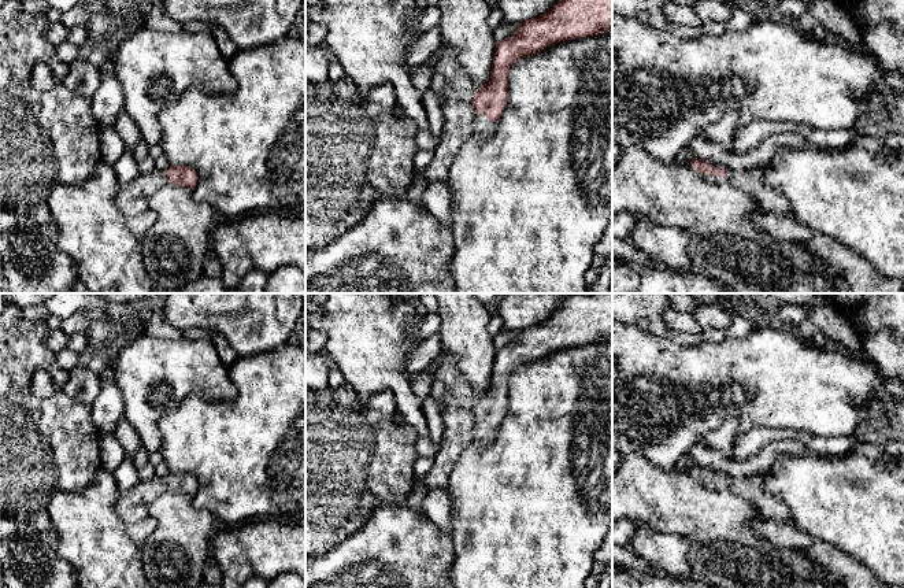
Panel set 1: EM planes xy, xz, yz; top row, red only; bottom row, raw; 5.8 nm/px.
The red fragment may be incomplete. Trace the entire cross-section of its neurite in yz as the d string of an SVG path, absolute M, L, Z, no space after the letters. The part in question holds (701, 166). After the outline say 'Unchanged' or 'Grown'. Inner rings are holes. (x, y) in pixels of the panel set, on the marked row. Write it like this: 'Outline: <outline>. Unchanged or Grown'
Outline: M700 158L692 159L689 166L700 174L725 178L730 185L746 192L763 212L778 212L793 217L788 199L771 186L764 169L729 171Z. Grown

